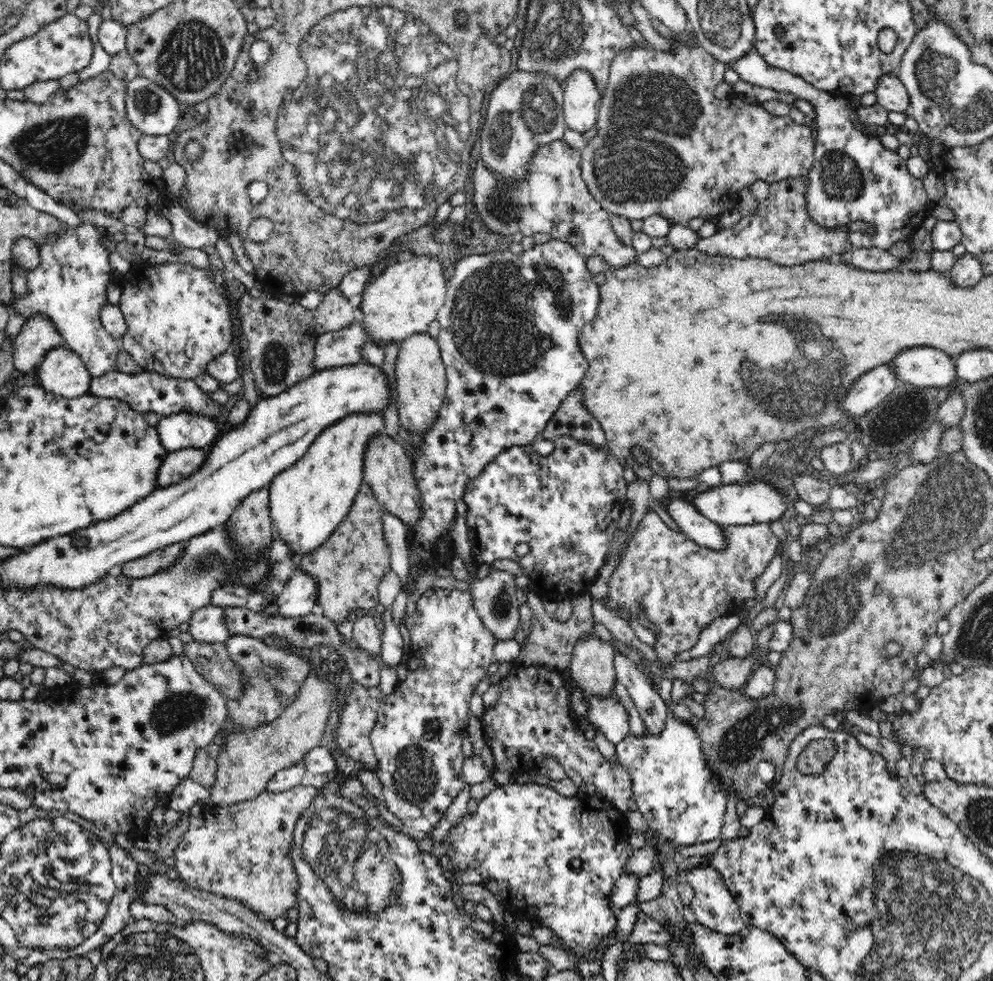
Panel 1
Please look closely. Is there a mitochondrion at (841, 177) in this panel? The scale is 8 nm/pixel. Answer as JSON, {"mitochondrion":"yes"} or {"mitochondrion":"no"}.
{"mitochondrion":"yes"}

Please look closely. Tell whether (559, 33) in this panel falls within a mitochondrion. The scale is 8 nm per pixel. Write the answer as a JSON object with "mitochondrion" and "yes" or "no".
{"mitochondrion":"yes"}

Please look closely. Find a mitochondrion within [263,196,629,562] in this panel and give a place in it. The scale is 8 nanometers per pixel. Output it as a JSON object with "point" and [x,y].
{"point":[504,318]}

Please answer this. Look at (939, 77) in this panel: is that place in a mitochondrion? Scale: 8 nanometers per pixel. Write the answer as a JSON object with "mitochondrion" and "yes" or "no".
{"mitochondrion":"yes"}

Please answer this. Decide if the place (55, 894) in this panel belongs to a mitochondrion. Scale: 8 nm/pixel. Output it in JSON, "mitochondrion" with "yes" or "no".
{"mitochondrion":"yes"}

